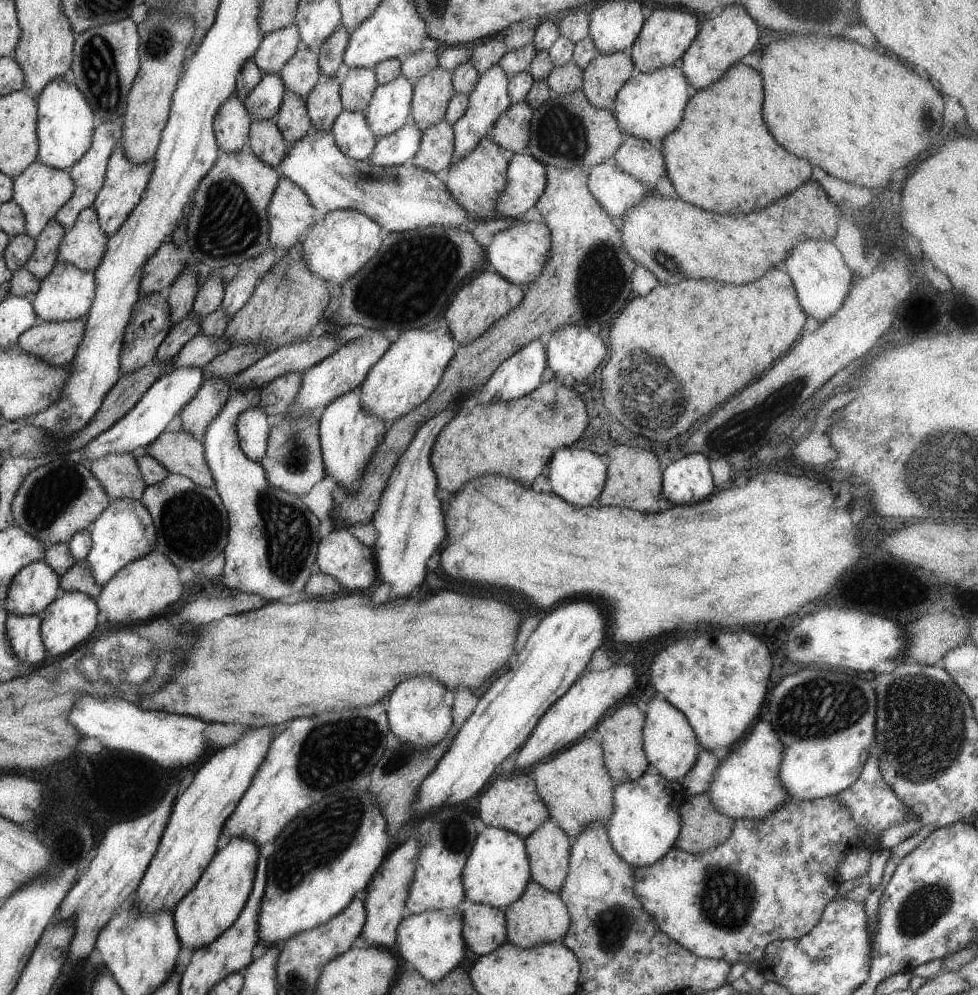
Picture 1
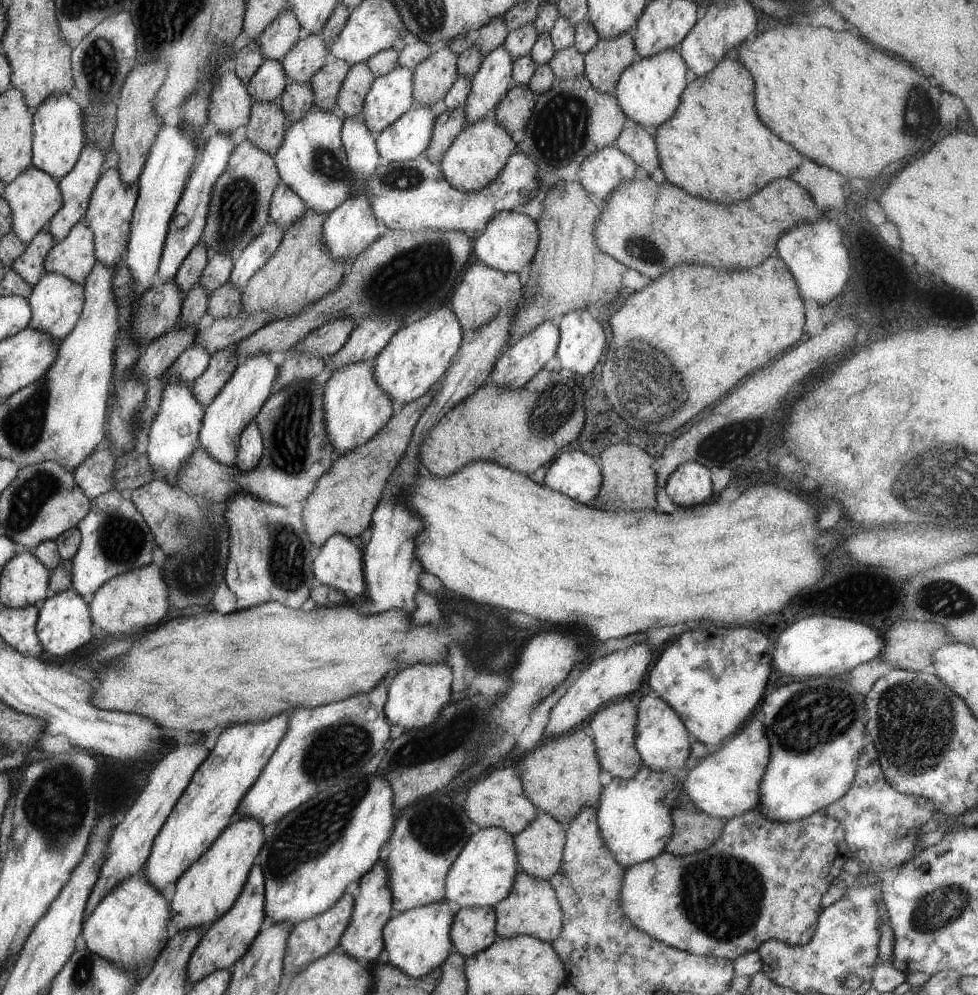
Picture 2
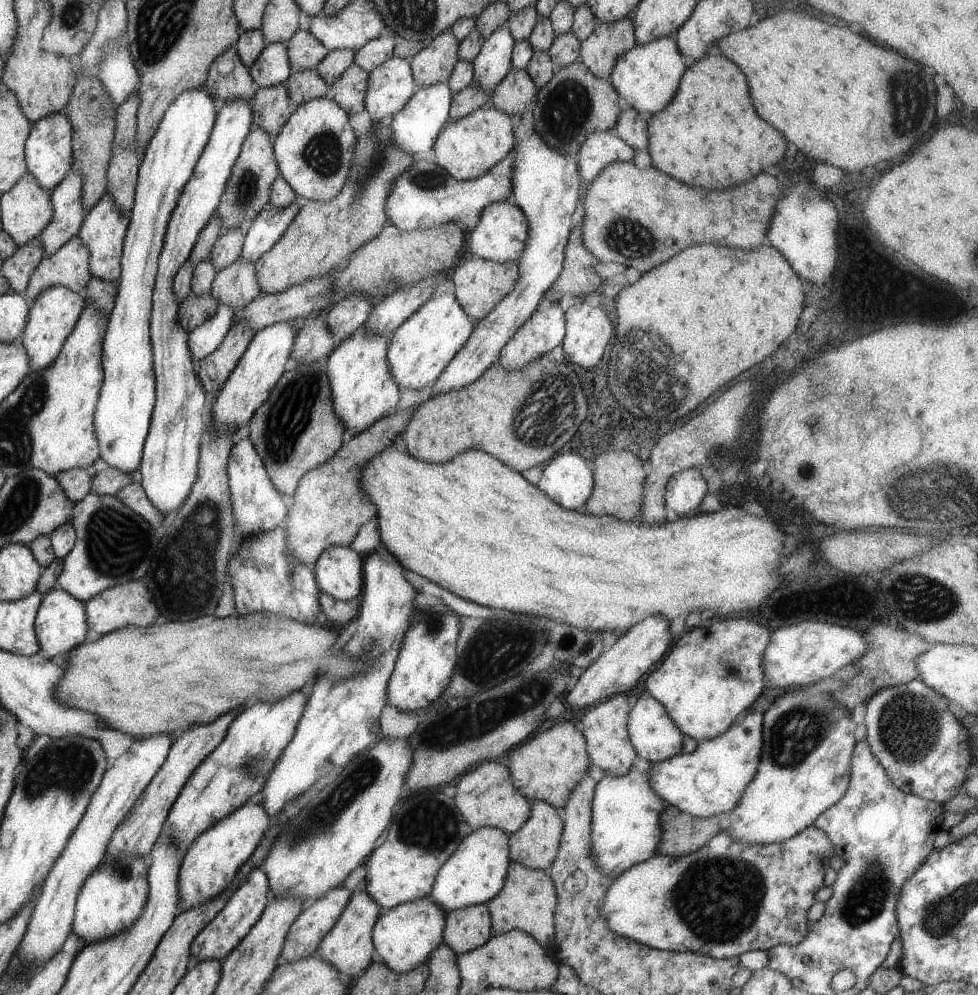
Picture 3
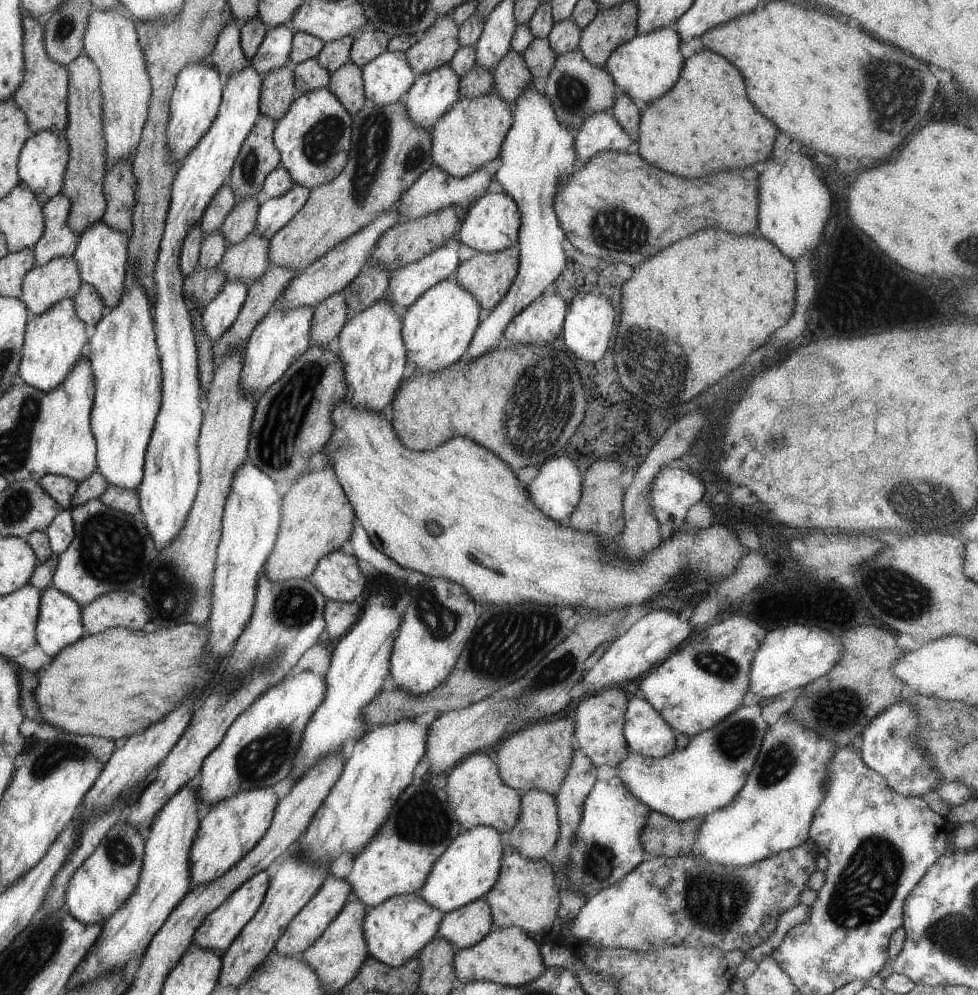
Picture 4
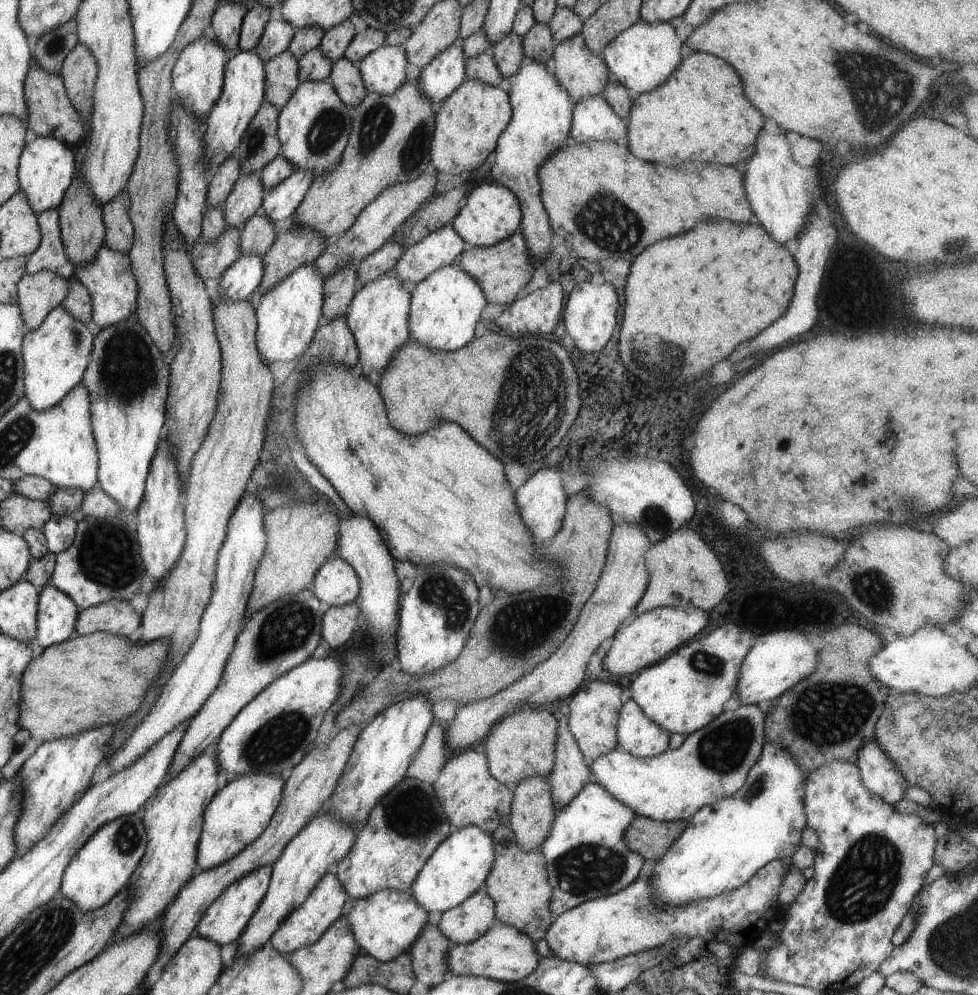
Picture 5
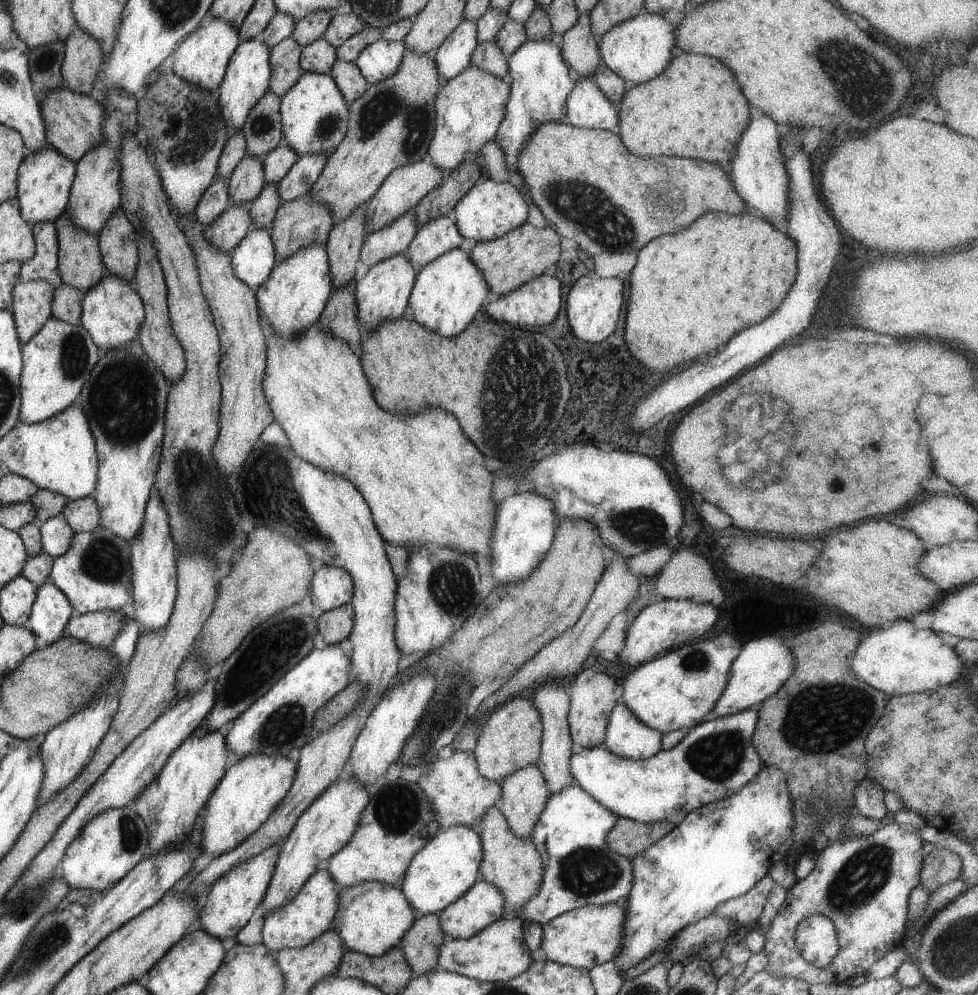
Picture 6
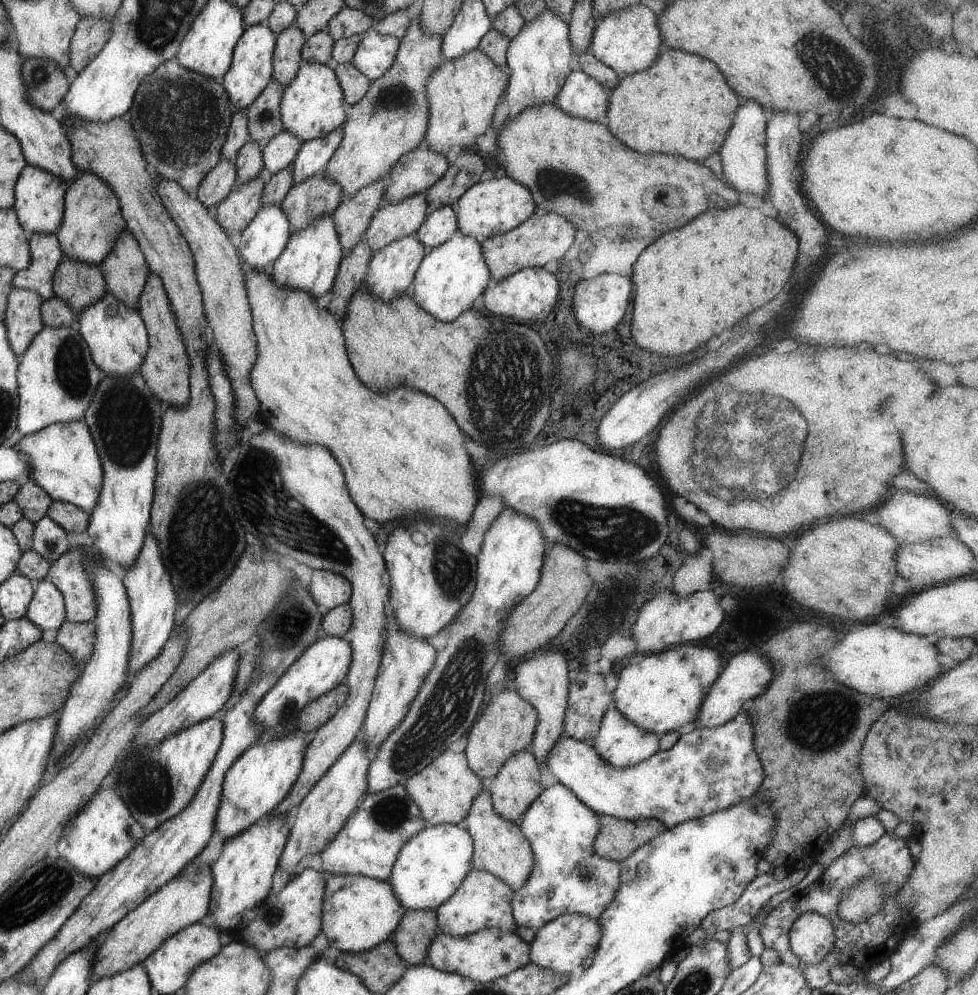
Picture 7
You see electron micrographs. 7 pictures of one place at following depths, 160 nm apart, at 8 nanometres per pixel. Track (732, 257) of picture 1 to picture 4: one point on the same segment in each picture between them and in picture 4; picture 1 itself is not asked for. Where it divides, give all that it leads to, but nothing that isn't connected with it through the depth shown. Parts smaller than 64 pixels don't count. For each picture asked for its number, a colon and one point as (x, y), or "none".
2: (649, 226)
3: (628, 213)
4: (638, 210)

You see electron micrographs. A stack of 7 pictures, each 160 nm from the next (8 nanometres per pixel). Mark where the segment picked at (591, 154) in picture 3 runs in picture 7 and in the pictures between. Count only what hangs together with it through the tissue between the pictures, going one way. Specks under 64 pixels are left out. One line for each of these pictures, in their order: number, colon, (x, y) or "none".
4: (600, 132)
5: (593, 118)
6: (587, 107)
7: (581, 96)

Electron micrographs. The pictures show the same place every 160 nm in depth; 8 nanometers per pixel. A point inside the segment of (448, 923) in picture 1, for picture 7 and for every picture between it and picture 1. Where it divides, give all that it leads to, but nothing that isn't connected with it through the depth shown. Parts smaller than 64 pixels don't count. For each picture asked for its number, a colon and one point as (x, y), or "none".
2: (418, 941)
3: (405, 936)
4: (396, 931)
5: (386, 924)
6: (372, 918)
7: (359, 912)

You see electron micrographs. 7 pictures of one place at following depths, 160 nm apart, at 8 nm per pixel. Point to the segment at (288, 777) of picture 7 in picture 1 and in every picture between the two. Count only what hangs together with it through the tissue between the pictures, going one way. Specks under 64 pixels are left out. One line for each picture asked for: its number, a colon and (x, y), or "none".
1: (212, 906)
2: (210, 887)
3: (211, 863)
4: (228, 830)
5: (240, 812)
6: (251, 789)

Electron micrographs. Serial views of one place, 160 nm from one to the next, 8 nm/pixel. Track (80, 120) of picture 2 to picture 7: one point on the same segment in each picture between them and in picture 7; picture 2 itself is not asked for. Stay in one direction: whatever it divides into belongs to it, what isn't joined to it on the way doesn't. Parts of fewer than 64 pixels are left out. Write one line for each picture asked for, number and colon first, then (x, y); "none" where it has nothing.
3: (50, 148)
4: (42, 165)
5: (47, 168)
6: (45, 179)
7: (40, 197)

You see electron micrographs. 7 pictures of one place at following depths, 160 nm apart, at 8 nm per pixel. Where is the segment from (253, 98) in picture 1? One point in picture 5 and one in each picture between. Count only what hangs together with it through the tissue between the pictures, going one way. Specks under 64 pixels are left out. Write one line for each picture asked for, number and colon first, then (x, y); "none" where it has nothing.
2: (268, 84)
3: (272, 67)
4: (273, 53)
5: (276, 36)

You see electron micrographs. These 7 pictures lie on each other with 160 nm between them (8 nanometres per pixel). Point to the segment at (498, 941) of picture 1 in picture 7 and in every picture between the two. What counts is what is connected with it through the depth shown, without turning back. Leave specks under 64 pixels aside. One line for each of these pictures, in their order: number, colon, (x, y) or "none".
2: (473, 929)
3: (466, 929)
4: (464, 927)
5: (467, 922)
6: (483, 903)
7: (483, 901)

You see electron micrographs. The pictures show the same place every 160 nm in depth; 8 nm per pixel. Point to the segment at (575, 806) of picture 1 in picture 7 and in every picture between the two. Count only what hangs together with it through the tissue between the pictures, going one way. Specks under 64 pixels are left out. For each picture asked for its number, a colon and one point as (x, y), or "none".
2: (562, 775)
3: (546, 767)
4: (539, 756)
5: (522, 745)
6: (510, 740)
7: (507, 725)

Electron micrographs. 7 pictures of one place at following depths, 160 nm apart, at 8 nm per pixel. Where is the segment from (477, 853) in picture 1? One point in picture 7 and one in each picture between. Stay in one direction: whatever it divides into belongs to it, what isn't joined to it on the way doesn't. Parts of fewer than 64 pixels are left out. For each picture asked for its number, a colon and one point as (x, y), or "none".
2: (483, 873)
3: (475, 873)
4: (469, 868)
5: (458, 868)
6: (448, 865)
7: (430, 867)

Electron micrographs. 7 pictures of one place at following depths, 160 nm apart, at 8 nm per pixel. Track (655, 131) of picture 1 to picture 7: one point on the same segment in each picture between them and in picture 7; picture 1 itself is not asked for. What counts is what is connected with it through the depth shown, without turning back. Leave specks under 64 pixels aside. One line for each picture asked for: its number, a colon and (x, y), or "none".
2: (648, 92)
3: (647, 77)
4: (646, 67)
5: (641, 58)
6: (637, 50)
7: (628, 41)

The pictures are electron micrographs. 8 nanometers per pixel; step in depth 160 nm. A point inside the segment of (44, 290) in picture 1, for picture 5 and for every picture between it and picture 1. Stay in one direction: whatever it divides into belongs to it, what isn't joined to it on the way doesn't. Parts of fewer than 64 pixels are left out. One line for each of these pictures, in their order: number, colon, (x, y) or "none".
2: (56, 303)
3: (53, 315)
4: (56, 340)
5: (56, 354)

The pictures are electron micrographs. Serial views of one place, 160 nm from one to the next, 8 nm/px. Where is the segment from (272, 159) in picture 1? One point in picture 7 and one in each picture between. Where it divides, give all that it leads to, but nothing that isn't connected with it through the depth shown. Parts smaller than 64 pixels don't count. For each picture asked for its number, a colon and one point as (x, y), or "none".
2: (268, 126)
3: (272, 106)
4: (278, 94)
5: (282, 70)
6: (285, 57)
7: (288, 48)

